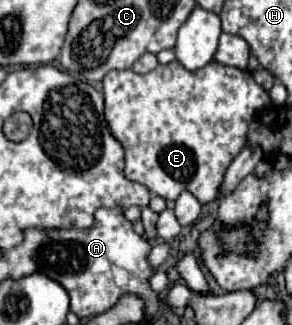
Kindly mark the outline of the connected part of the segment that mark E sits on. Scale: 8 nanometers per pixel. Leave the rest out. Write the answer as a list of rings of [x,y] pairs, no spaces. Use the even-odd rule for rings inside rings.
[[[221,34],[215,60],[195,72],[185,70],[177,60],[171,64],[159,64],[147,74],[137,74],[133,70],[111,70],[103,78],[105,96],[105,120],[115,140],[121,142],[125,150],[125,176],[133,182],[147,186],[149,192],[165,198],[177,200],[181,192],[191,192],[201,204],[213,202],[221,194],[221,184],[227,166],[247,144],[247,130],[255,114],[269,104],[269,94],[253,80],[251,72],[239,70],[239,66],[229,64],[227,56],[243,56],[249,52],[249,44],[241,36]]]

